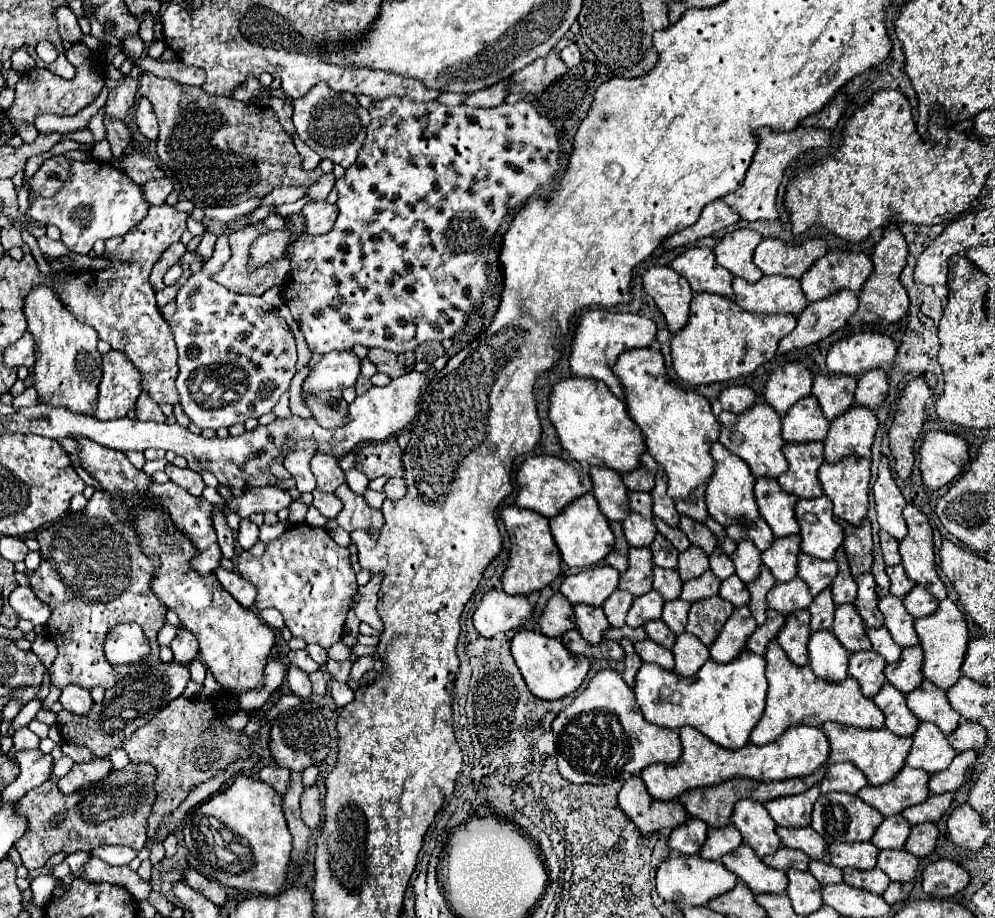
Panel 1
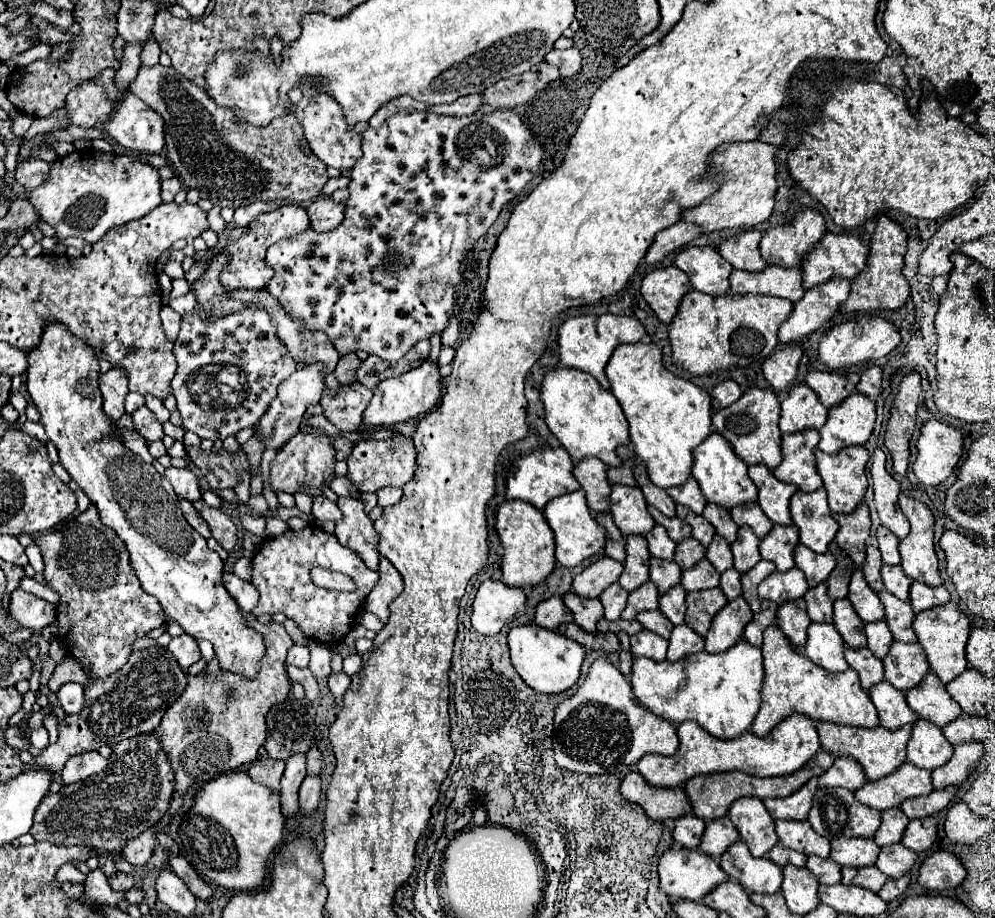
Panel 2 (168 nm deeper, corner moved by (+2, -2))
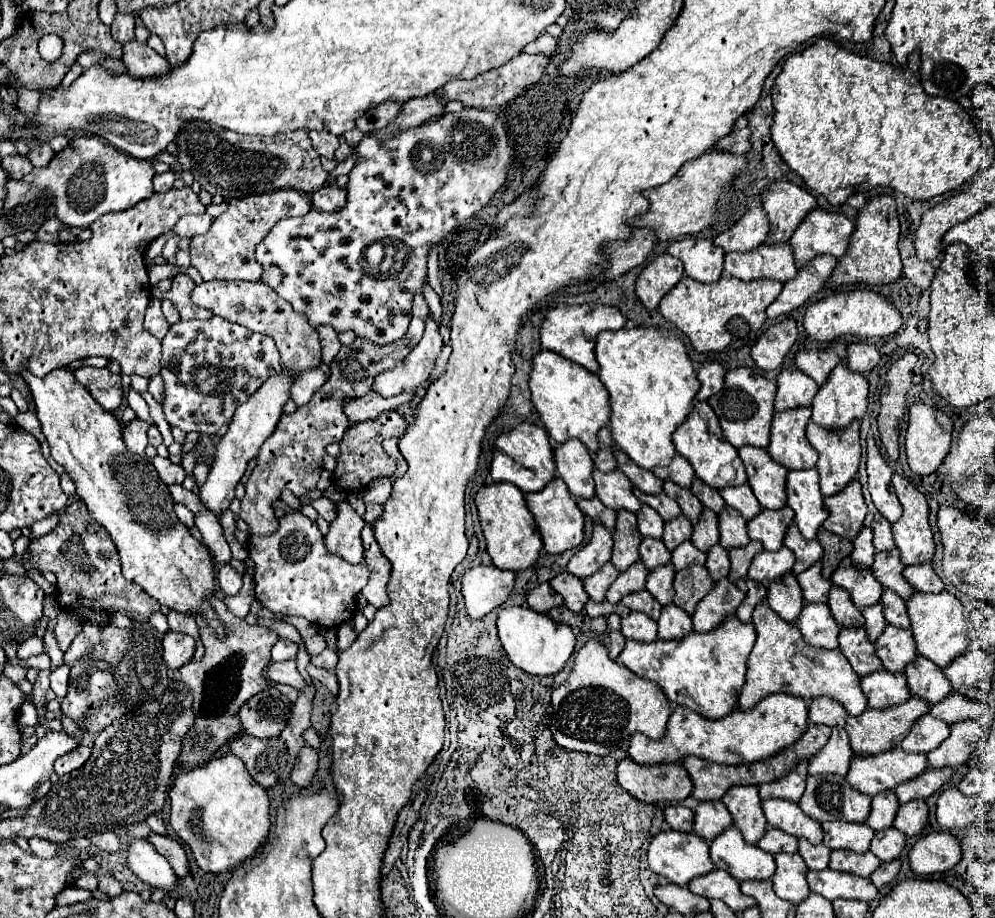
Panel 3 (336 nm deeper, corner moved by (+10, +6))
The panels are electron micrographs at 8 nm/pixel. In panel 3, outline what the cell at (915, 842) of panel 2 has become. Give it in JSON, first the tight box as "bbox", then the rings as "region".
{"bbox":[894,799,928,837],"region":[[[912,799],[910,803],[900,805],[896,819],[894,819],[894,827],[900,829],[902,833],[906,833],[908,837],[918,835],[924,825],[928,821],[928,805],[922,799]]]}

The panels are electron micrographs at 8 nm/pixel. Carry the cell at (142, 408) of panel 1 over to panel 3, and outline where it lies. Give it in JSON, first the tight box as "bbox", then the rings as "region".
{"bbox":[124,419,150,455],"region":[[[134,419],[124,427],[124,443],[126,443],[130,453],[144,455],[144,449],[148,445],[148,437],[146,437],[148,427],[150,425],[146,421],[142,421],[142,419]]]}

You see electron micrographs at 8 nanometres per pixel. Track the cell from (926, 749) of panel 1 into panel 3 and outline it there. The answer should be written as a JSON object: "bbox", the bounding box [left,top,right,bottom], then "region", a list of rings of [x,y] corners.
{"bbox":[902,713,950,753],"region":[[[930,713],[922,715],[910,729],[910,733],[902,741],[902,749],[910,753],[928,753],[936,749],[946,737],[950,729],[940,719],[934,719]]]}

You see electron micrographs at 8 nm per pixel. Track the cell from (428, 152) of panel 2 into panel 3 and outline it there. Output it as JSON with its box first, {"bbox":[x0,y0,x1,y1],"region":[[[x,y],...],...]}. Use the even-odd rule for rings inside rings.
{"bbox":[256,107,512,345],"region":[[[464,107],[460,113],[448,113],[436,123],[406,129],[390,141],[364,135],[356,147],[358,163],[350,171],[346,207],[334,213],[312,209],[304,217],[286,217],[276,223],[256,245],[256,259],[264,267],[260,281],[286,299],[294,311],[306,315],[314,327],[330,325],[338,333],[354,331],[358,337],[366,337],[378,345],[402,339],[412,319],[412,297],[426,283],[430,243],[438,245],[462,219],[476,215],[498,187],[504,185],[512,147],[502,125],[504,121],[498,121],[494,111]],[[376,241],[386,245],[386,257],[374,273],[368,273],[364,251]]]}

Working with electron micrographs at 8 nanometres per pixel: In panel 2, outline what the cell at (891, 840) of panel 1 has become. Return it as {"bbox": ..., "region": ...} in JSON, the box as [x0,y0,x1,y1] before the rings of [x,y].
{"bbox":[874,807,910,847],"region":[[[898,807],[884,811],[882,813],[882,825],[874,835],[876,845],[886,847],[886,845],[894,845],[894,843],[902,841],[902,835],[904,835],[908,823],[910,823],[910,819]]]}

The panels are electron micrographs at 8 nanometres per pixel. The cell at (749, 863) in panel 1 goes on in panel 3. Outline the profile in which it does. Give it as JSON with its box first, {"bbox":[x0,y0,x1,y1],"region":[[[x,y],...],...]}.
{"bbox":[710,827,776,881],"region":[[[728,827],[712,841],[710,857],[718,869],[728,871],[736,881],[770,879],[776,871],[774,857],[758,845],[746,843],[736,827]]]}

